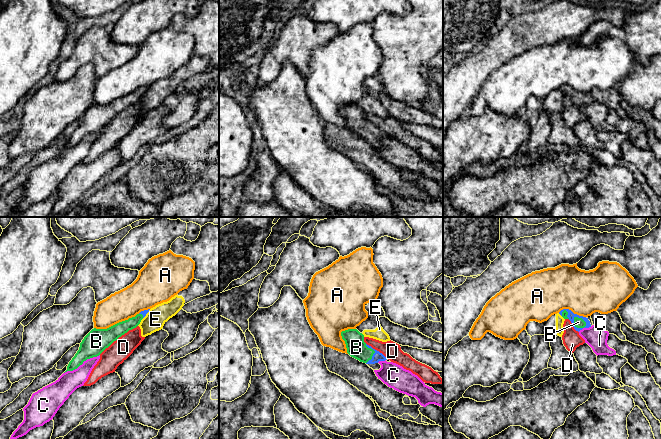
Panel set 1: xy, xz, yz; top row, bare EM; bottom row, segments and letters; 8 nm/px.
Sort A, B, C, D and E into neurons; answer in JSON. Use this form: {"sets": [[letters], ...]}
{"sets": [["A"], ["B"], ["C"], ["D"], ["E"]]}

